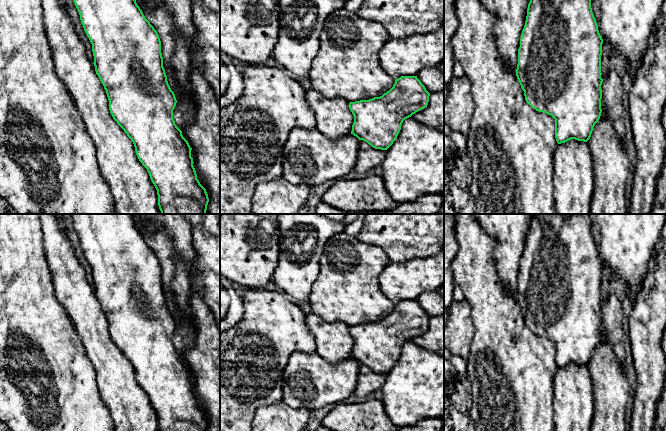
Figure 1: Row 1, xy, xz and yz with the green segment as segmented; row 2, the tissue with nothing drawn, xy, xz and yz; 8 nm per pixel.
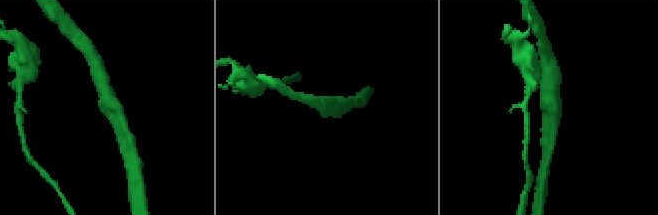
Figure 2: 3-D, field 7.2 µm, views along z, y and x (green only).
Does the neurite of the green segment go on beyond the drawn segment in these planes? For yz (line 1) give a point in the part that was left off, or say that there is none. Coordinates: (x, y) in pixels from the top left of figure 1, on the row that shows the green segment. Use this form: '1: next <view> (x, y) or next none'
1: next none

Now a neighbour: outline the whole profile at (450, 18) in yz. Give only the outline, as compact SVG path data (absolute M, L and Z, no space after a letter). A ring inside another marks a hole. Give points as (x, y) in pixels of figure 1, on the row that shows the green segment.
M444 0L444 101L453 78L455 58L451 41L457 27L458 19L455 10L455 0Z

